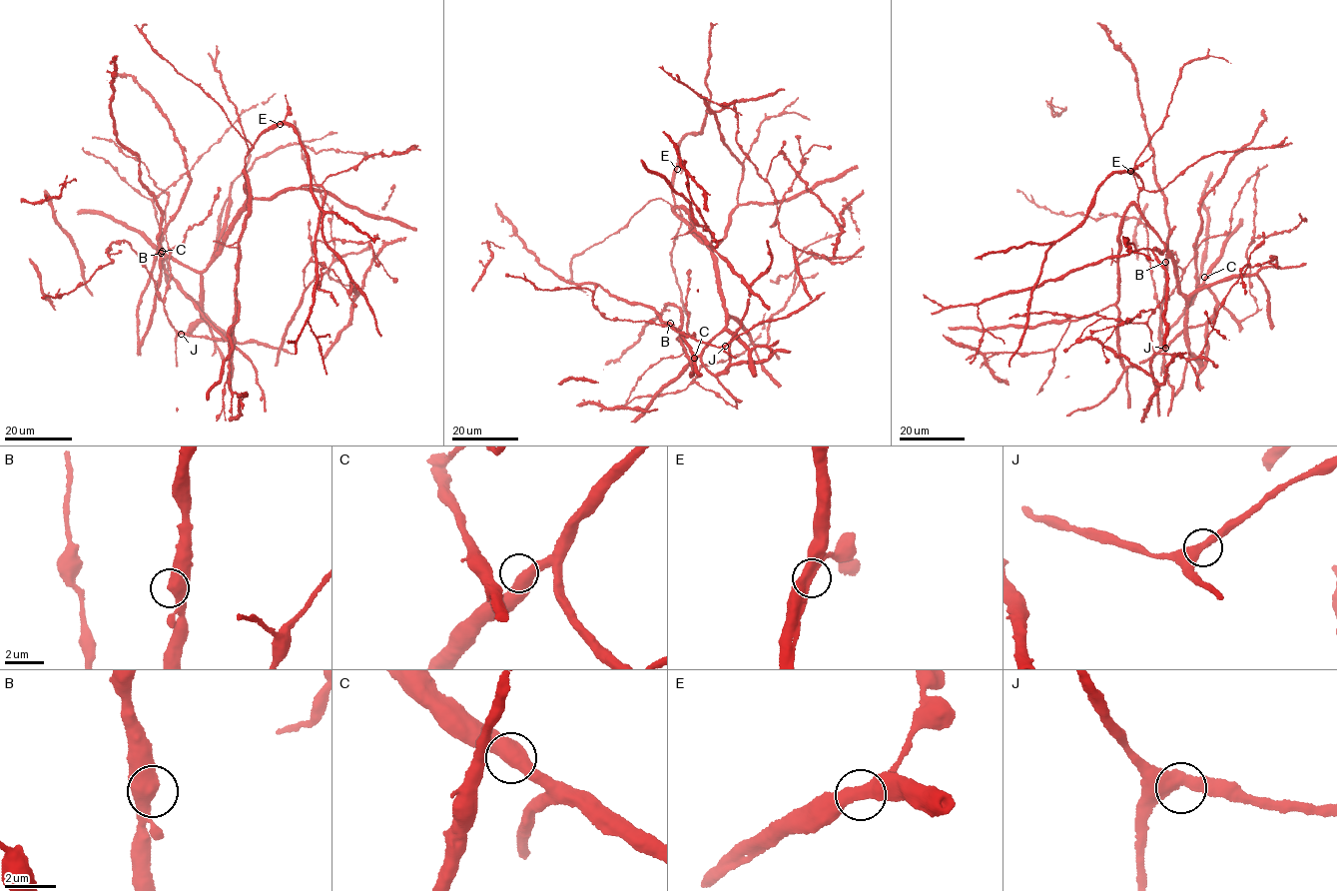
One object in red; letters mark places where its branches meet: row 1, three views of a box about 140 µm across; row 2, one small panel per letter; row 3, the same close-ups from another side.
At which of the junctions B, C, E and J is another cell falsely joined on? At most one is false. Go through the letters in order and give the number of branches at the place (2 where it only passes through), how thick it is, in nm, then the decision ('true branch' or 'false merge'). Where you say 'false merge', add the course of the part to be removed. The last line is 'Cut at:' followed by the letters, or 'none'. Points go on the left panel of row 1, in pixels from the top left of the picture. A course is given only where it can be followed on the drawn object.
B: 2 | 500 nm | true branch
C: 2 | 500 nm | true branch
E: 2 | 480 nm | true branch
J: 2 | 480 nm | true branch
Cut at: none

